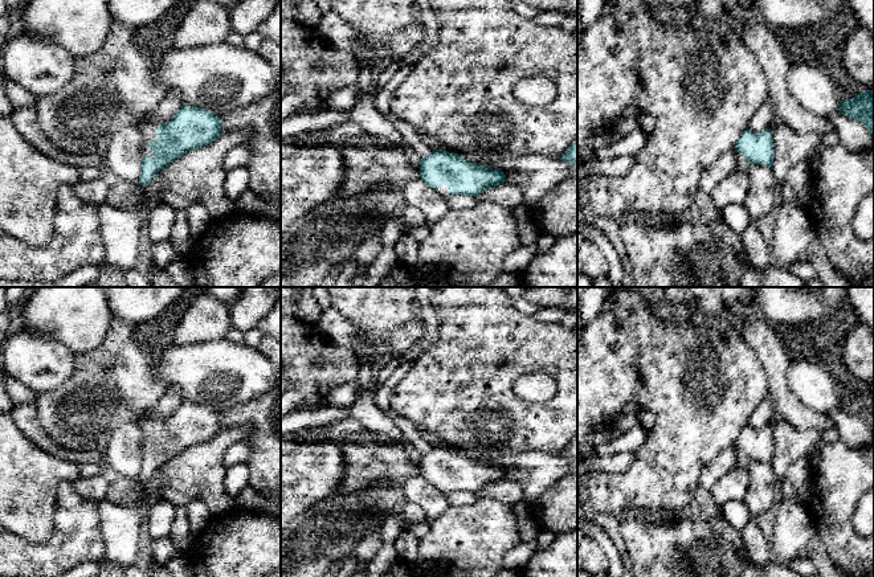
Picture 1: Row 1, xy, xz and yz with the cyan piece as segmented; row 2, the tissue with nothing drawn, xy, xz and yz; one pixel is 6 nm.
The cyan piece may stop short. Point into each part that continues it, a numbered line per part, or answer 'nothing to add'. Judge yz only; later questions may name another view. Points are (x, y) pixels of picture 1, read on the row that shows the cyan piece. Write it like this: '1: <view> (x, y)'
nothing to add

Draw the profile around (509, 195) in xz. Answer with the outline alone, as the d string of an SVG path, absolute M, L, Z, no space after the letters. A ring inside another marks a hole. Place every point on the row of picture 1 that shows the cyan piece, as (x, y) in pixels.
M505 181L501 185L487 188L477 196L477 200L494 201L515 210L524 202L524 193L516 187L516 184Z

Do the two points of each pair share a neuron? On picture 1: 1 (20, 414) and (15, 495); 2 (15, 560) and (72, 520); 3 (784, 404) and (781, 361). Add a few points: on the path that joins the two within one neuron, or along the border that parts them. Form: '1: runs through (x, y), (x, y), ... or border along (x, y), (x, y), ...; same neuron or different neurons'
1: border along (13, 420), (15, 425), (43, 449); different neurons
2: runs through (33, 557), (52, 557), (70, 539); same neuron
3: runs through (780, 393), (780, 372); same neuron

